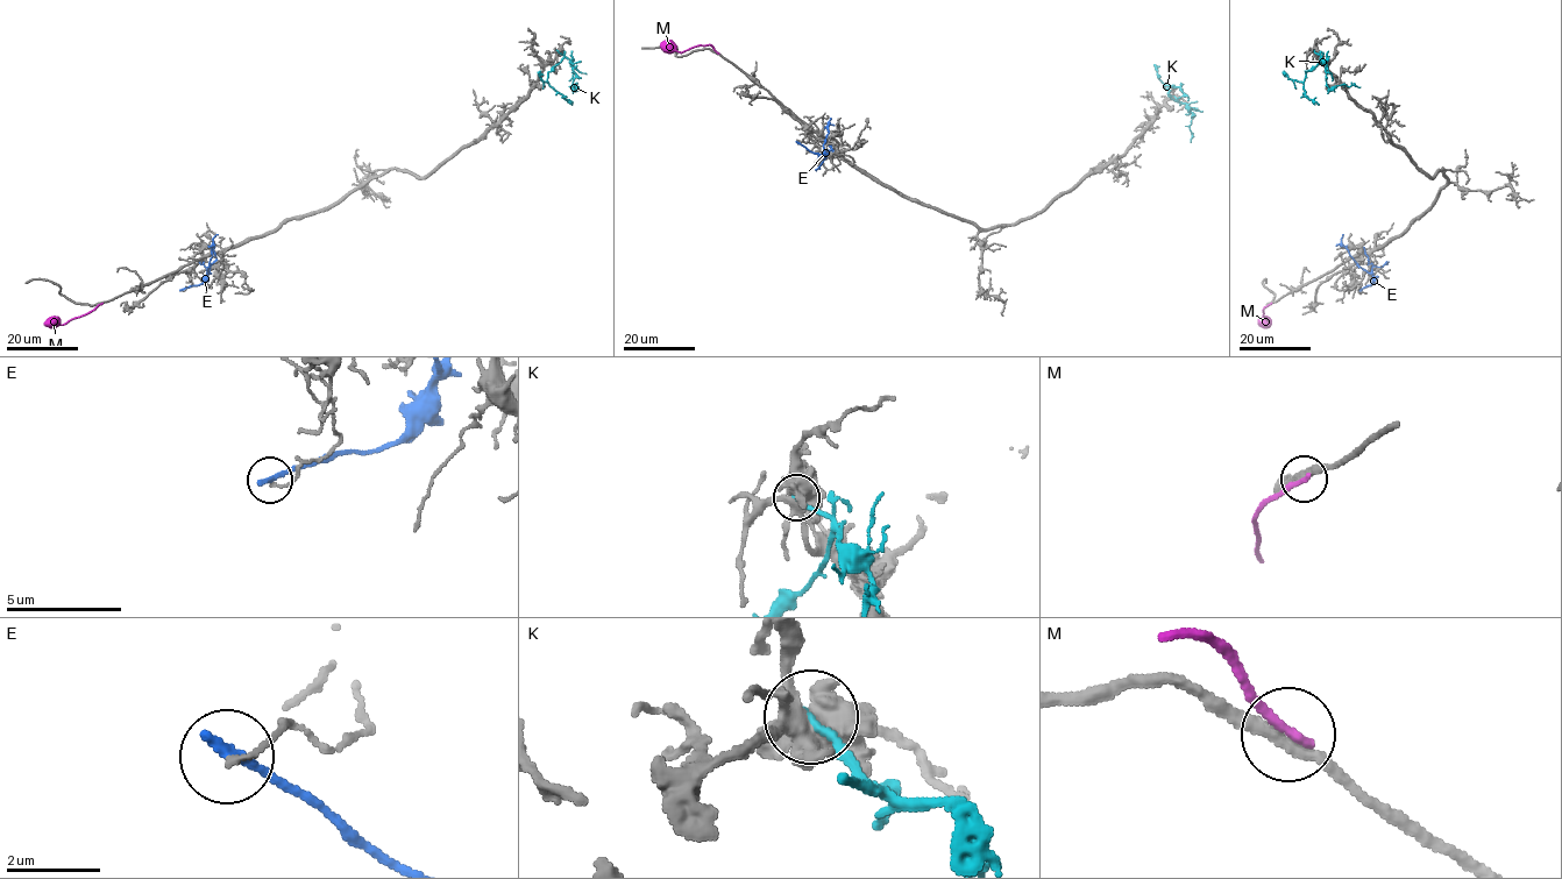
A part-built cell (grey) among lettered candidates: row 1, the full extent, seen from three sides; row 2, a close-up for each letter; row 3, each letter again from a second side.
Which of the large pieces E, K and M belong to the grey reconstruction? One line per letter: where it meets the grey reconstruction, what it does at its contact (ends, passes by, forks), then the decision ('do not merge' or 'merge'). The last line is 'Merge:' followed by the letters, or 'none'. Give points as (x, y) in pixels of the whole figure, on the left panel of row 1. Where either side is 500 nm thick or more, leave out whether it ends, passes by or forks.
E: (182, 290) | it ends | do not merge
K: (559, 51) | do not merge
M: (100, 304) | it ends | do not merge
Merge: none

